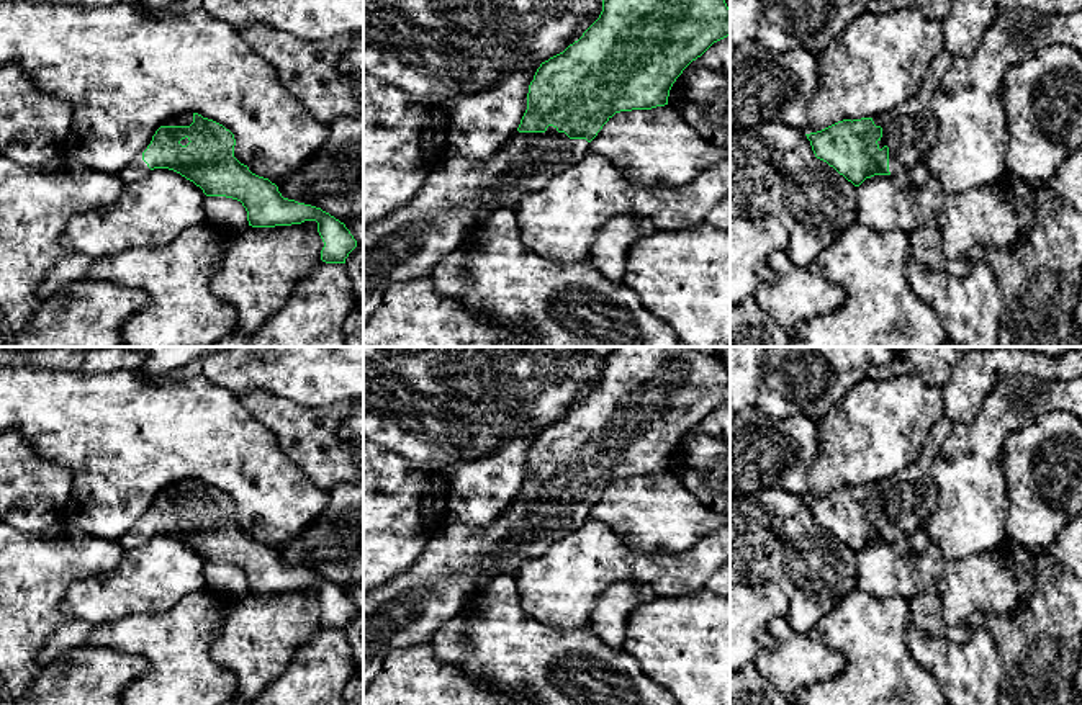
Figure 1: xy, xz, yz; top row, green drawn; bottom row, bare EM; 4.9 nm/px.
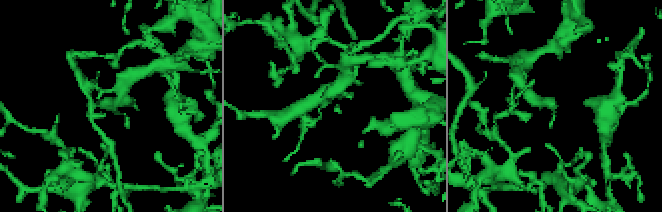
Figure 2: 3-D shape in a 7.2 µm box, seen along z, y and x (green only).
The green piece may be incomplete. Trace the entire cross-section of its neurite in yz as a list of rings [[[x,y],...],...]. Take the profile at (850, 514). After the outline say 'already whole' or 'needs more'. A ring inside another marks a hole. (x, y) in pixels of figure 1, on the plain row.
[[[941,417],[922,455],[899,473],[874,484],[843,486],[805,501],[817,525],[827,528],[854,553],[874,541],[894,541],[920,530],[936,504],[931,466],[953,433],[954,422]]]; needs more

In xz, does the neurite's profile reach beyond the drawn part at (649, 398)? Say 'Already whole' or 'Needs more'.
Needs more

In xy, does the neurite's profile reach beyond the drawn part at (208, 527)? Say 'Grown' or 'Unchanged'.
Grown

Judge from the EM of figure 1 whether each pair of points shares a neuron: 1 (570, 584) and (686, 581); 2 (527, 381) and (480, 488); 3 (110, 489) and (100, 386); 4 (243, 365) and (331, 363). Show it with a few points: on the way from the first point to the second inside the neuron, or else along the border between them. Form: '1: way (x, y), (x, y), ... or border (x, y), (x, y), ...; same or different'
1: way (599, 568), (657, 570); same
2: border (536, 431), (509, 434), (491, 452), (464, 460); different
3: way (110, 463), (110, 432), (100, 422), (100, 413); same
4: way (264, 363), (310, 363); same

